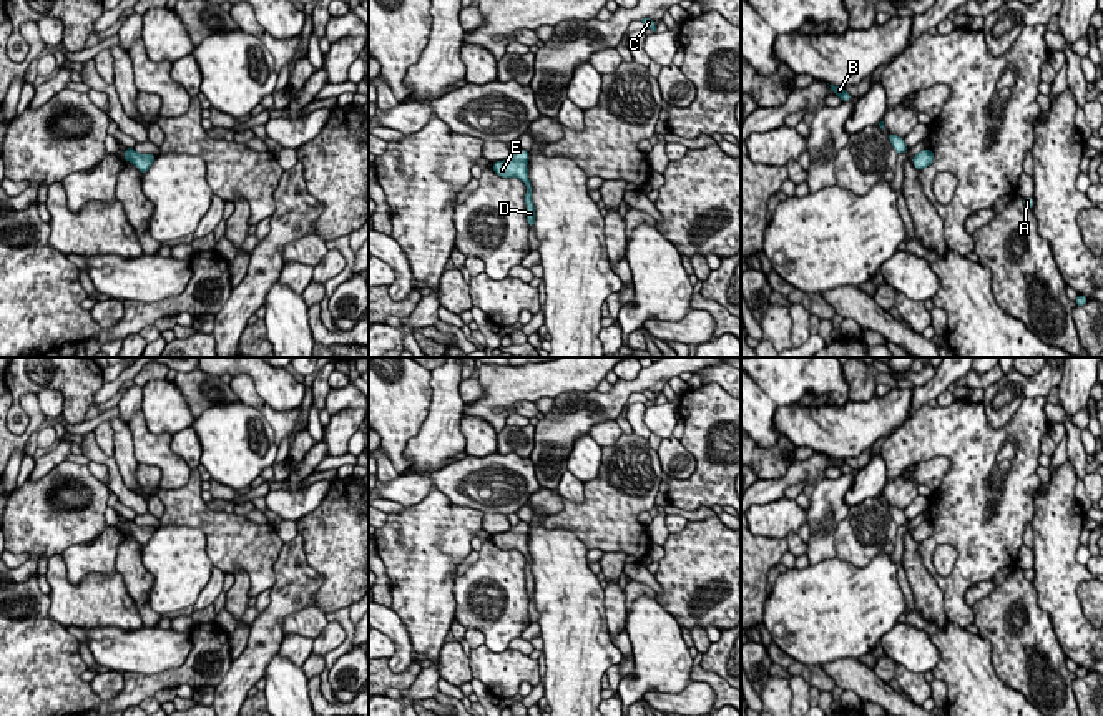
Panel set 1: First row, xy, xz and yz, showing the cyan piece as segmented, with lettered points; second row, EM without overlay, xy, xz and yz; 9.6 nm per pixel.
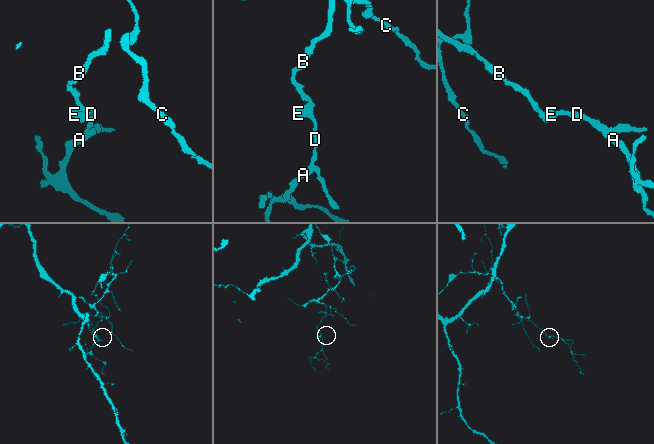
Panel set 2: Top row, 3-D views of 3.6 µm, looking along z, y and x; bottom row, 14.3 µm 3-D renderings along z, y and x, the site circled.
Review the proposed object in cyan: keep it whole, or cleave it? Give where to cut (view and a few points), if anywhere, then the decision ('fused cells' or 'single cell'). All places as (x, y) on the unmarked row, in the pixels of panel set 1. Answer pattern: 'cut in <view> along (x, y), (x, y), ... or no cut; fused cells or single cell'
no cut; single cell

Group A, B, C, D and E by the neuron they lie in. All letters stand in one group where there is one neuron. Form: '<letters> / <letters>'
A B C D E

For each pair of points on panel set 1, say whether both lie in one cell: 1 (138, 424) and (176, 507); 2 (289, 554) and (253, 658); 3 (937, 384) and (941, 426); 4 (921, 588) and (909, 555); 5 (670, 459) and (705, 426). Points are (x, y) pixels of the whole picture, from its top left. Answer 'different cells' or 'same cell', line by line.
1: different cells
2: same cell
3: different cells
4: same cell
5: different cells

